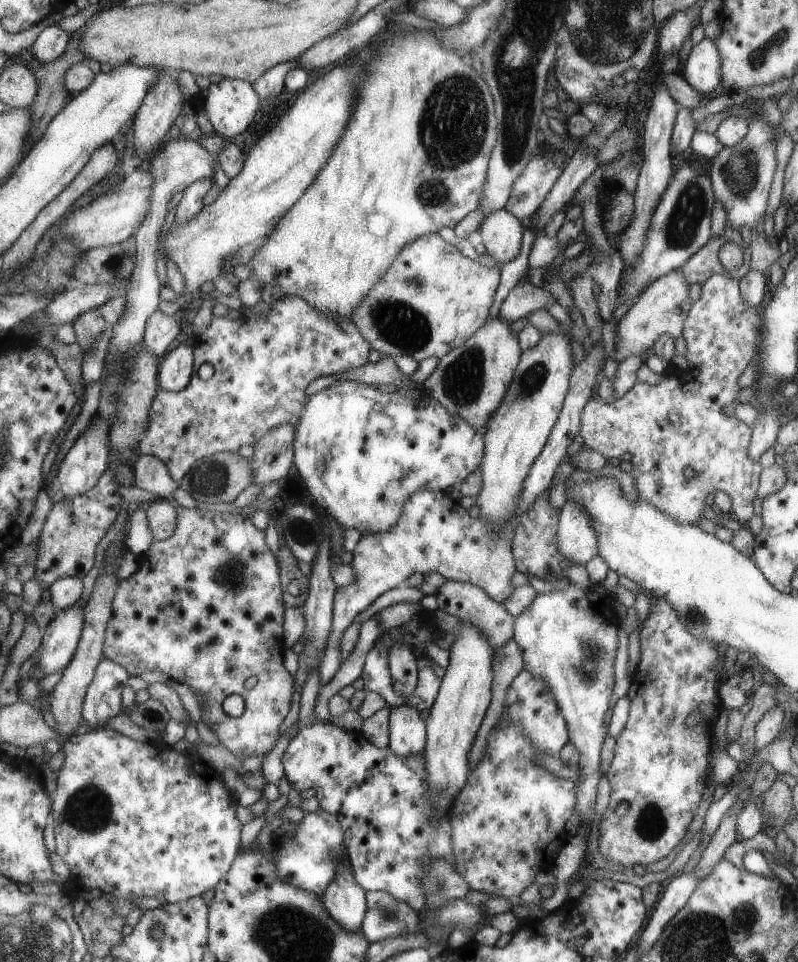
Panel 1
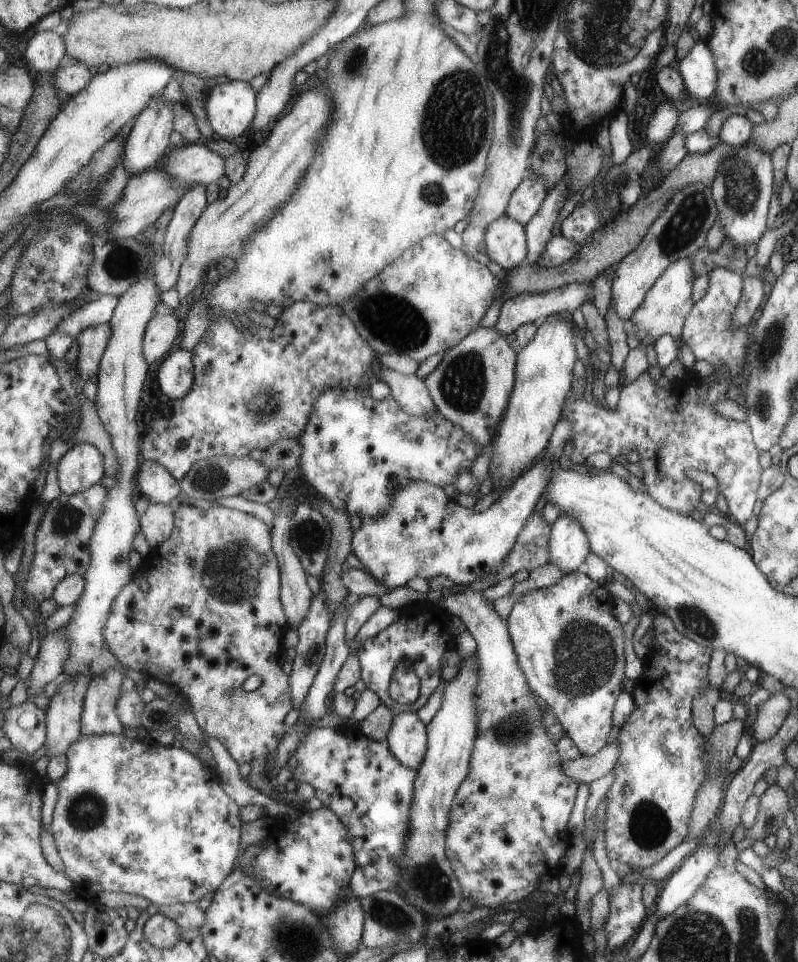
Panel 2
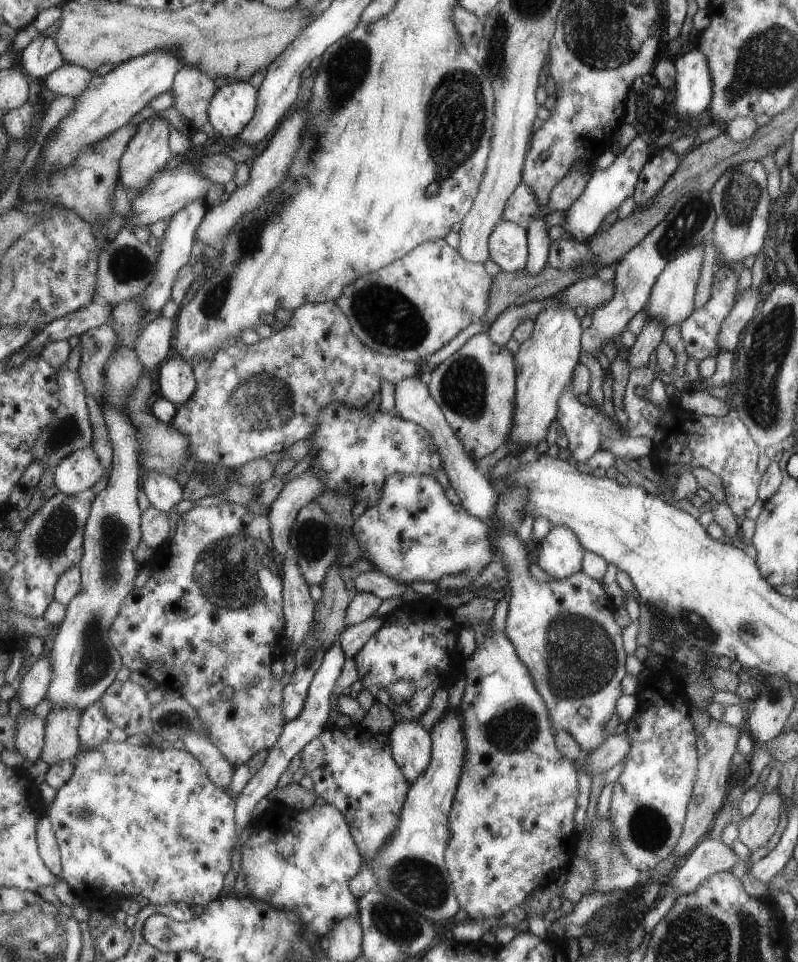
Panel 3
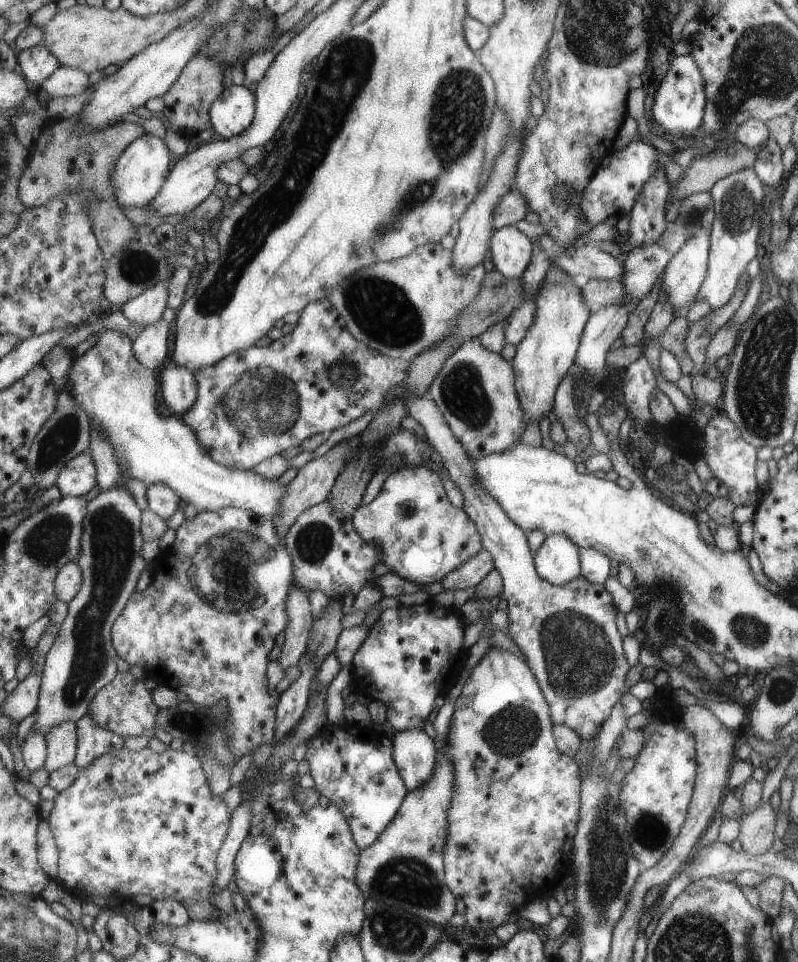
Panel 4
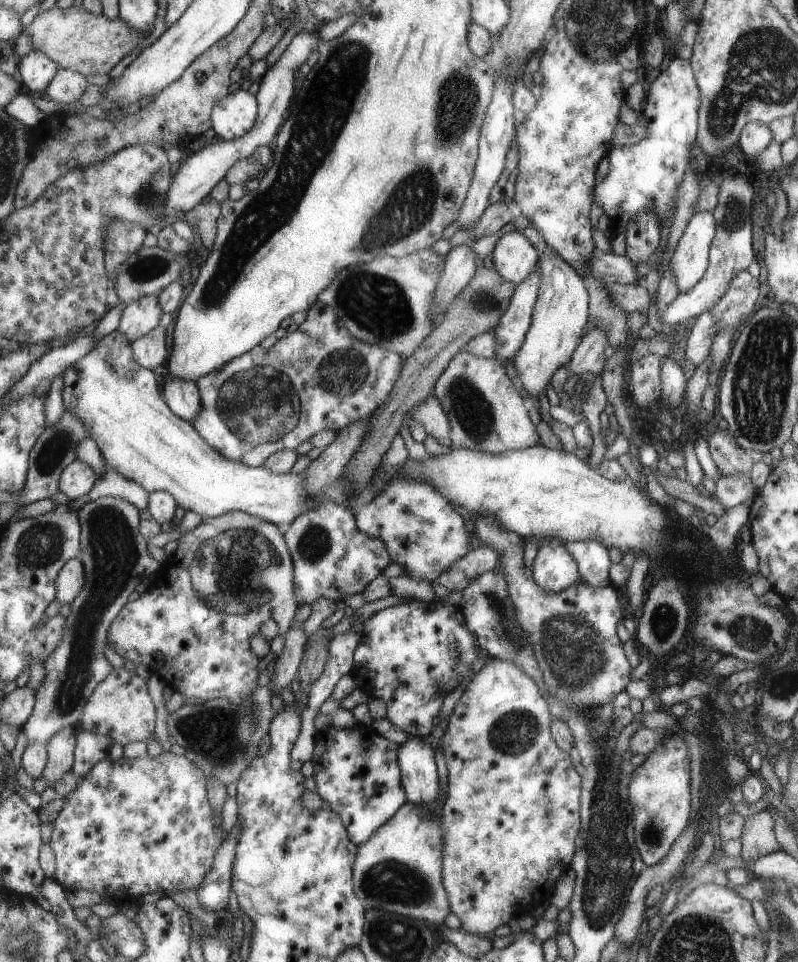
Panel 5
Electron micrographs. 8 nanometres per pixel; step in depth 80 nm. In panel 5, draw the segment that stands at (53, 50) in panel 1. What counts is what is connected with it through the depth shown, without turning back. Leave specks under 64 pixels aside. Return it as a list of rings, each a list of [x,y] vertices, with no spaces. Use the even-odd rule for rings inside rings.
[[[33,49],[25,55],[19,65],[21,84],[26,86],[32,95],[46,90],[61,67],[48,54]]]

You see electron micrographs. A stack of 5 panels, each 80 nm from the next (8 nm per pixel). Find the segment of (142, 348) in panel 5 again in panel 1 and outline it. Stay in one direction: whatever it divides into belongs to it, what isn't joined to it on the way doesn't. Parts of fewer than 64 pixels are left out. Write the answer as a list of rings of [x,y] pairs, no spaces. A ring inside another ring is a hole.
[[[157,310],[149,318],[144,343],[147,346],[147,350],[162,359],[169,353],[173,342],[179,338],[179,334],[181,334],[181,326],[179,326],[177,318]]]

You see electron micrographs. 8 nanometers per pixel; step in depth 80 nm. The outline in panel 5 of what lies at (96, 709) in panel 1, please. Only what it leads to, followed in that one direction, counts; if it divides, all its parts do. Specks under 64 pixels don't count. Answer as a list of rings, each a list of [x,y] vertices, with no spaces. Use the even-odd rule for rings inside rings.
[[[78,726],[78,743],[73,772],[82,778],[103,759],[117,760],[123,756],[123,745],[111,737]]]

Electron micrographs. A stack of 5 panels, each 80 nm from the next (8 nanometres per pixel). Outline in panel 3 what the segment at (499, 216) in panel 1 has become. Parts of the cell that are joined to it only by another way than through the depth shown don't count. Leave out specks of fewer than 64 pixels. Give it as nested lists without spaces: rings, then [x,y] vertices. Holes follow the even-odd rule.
[[[501,221],[490,237],[490,256],[507,273],[526,269],[530,247],[528,230],[512,221]]]

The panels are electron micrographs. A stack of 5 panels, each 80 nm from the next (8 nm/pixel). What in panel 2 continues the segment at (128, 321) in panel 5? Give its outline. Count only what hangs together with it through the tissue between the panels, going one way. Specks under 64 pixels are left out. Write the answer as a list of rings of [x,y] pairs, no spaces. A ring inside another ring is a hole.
[[[201,184],[193,185],[191,190],[188,190],[187,194],[181,198],[173,212],[173,217],[166,227],[166,234],[164,242],[162,244],[163,255],[155,261],[155,284],[159,288],[159,300],[164,294],[163,292],[170,289],[175,289],[178,284],[180,273],[182,270],[183,262],[190,253],[189,249],[189,236],[191,236],[191,230],[195,227],[195,224],[199,222],[203,212],[207,210],[207,188]]]

